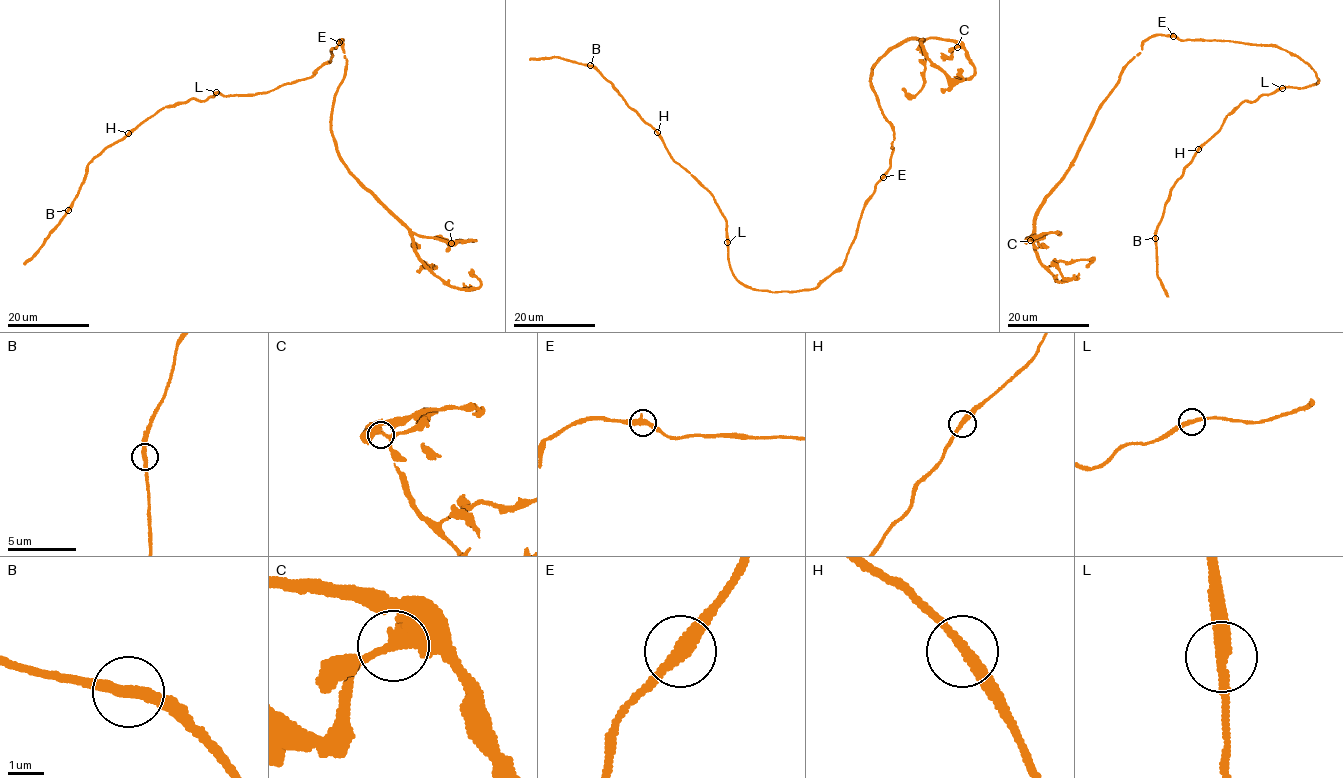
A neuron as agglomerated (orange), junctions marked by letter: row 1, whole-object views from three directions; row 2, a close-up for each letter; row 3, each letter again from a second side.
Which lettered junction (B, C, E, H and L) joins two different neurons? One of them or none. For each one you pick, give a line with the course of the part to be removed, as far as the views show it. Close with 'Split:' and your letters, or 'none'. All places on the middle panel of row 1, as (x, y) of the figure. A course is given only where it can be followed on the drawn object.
Split: none

